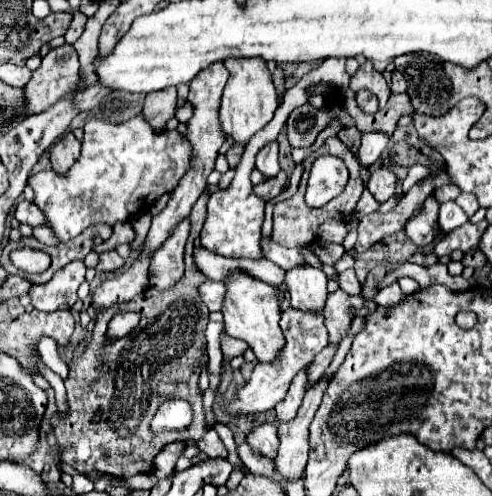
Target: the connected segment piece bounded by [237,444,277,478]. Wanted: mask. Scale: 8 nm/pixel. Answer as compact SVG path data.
M241 444L241 446L237 448L237 452L239 452L241 462L243 462L251 472L263 474L263 476L269 476L269 478L275 478L275 476L277 476L275 468L273 468L273 462L267 460L267 458L261 458L259 454L255 454L255 452L249 448L249 444Z

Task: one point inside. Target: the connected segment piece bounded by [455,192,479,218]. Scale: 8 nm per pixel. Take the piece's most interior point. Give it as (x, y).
(468, 202)

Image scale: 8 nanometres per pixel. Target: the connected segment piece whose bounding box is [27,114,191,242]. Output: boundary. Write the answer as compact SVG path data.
M137 114L123 124L87 120L83 150L75 166L67 174L41 170L27 184L35 192L33 204L43 210L51 232L59 242L69 242L95 224L115 226L117 222L131 222L155 198L175 190L189 168L191 142L177 130L155 130L143 114Z

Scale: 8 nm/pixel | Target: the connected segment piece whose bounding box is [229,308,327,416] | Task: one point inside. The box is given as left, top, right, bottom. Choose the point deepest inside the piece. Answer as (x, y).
(305, 334)

